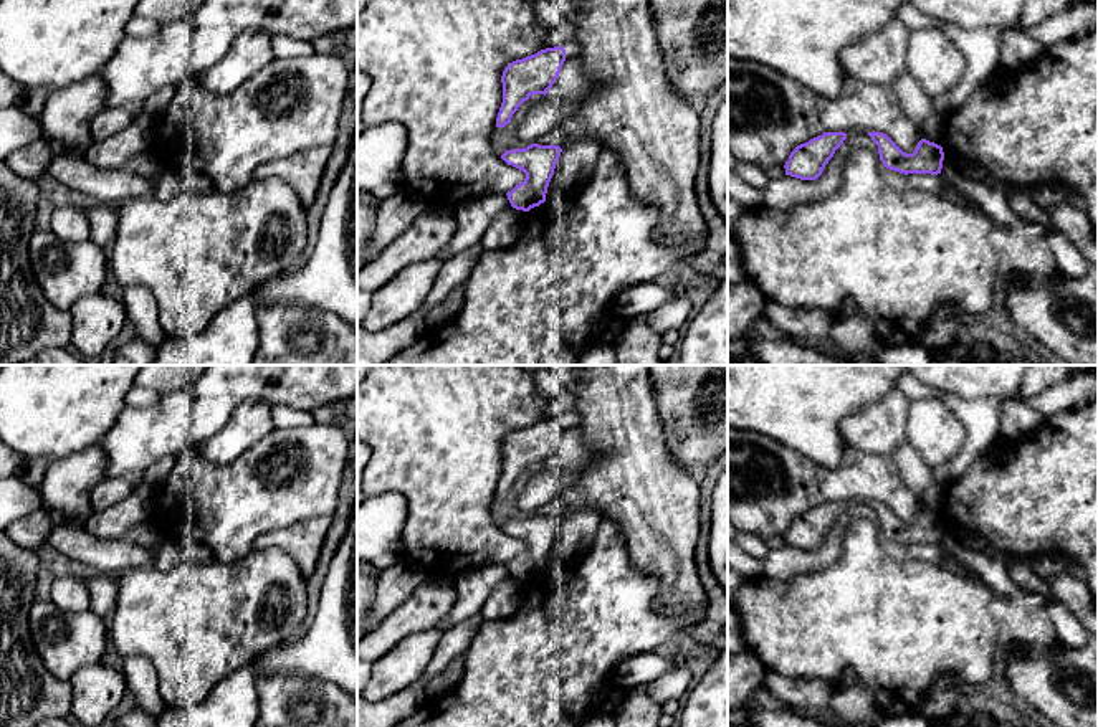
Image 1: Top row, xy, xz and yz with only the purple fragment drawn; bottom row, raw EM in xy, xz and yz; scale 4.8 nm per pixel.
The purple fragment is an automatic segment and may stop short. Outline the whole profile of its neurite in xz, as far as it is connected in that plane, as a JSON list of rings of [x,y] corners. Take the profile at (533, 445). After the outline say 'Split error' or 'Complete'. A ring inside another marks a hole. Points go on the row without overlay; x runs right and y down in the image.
[[[562,416],[546,418],[509,433],[503,441],[501,453],[503,473],[496,497],[509,494],[518,478],[532,464],[549,466],[564,479],[566,474],[579,474],[594,459],[582,428],[567,430]]]. Split error

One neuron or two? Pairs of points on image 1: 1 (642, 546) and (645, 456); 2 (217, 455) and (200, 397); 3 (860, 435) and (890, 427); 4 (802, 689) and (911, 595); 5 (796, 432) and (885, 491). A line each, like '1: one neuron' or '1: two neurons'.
1: one neuron
2: two neurons
3: one neuron
4: two neurons
5: two neurons

